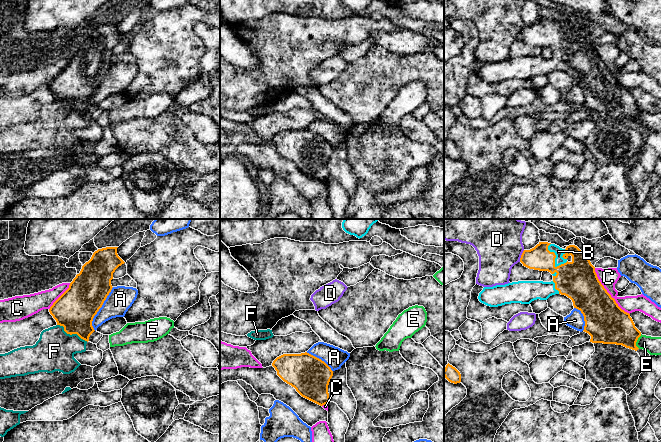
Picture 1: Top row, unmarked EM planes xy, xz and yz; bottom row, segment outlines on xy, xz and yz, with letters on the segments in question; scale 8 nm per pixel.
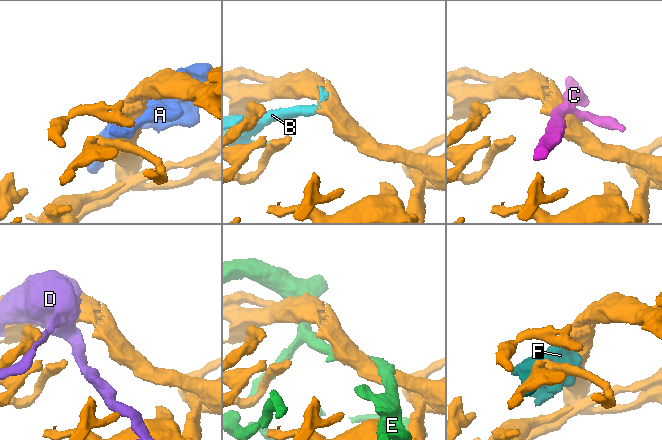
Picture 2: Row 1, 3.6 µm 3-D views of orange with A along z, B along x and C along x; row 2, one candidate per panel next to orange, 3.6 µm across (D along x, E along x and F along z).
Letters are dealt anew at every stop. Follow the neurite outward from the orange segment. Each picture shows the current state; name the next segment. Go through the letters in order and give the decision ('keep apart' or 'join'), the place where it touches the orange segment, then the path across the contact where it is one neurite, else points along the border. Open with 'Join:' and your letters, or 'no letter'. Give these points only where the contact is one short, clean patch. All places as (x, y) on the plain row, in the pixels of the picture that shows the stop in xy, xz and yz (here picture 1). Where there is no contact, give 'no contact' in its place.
Join: B
A: keep apart; contact xy (99, 84)
B: join; contact yz (555, 33)
C: keep apart; contact yz (607, 68)
D: keep apart; contact yz (521, 32)
E: keep apart; contact yz (636, 117)
F: keep apart; contact xy (71, 110)

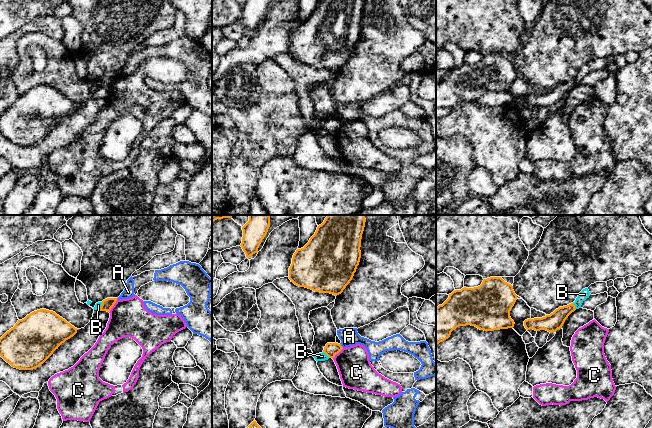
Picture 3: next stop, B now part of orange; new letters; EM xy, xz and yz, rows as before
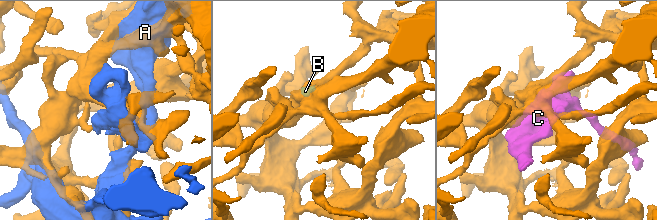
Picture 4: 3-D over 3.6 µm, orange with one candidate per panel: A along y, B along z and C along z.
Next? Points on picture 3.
Join: no letter
A: keep apart; contact xz (340, 121)
B: keep apart; contact yz (574, 81); border yz (573, 78), (576, 84)
C: keep apart; contact xy (113, 81); border xy (117, 75), (109, 88)

